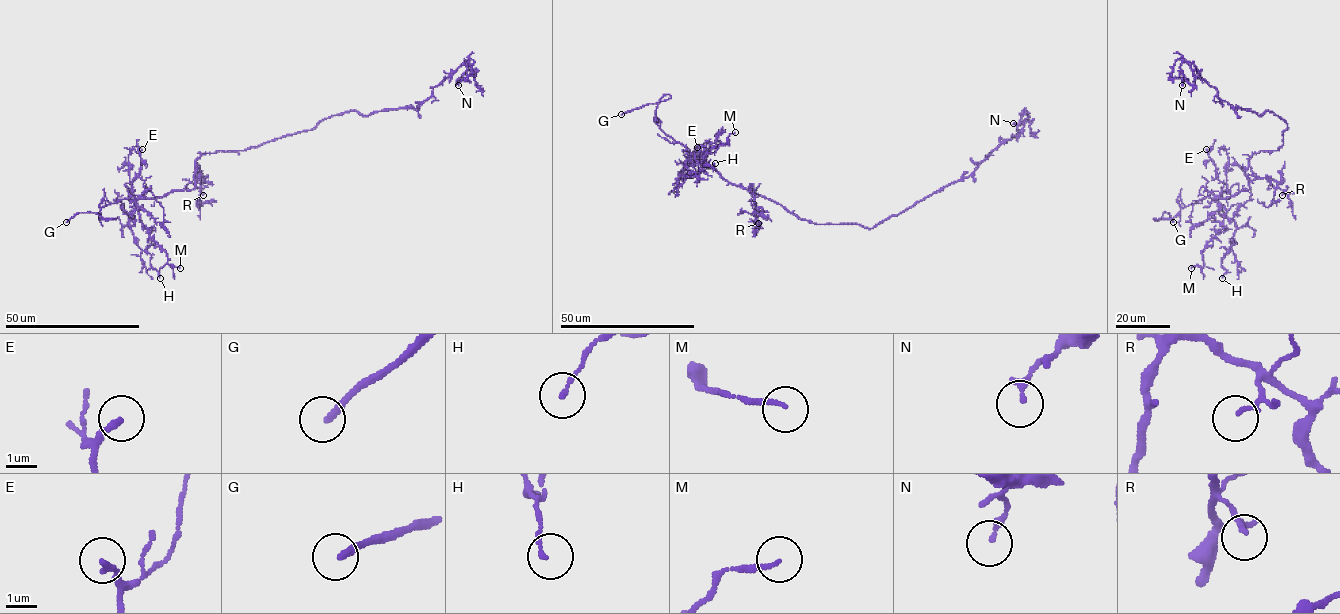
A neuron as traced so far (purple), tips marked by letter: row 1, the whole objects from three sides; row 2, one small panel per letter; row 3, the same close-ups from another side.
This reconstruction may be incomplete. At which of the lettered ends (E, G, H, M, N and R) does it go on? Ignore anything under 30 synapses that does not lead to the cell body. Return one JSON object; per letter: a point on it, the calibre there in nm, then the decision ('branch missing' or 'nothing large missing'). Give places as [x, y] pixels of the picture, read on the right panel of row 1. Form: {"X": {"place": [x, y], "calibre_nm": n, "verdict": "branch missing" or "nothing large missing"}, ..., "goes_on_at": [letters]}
{"E": {"place": [1206, 149], "calibre_nm": 200, "verdict": "nothing large missing"}, "G": {"place": [1173, 222], "calibre_nm": 240, "verdict": "branch missing"}, "H": {"place": [1222, 278], "calibre_nm": 140, "verdict": "nothing large missing"}, "M": {"place": [1191, 268], "calibre_nm": 130, "verdict": "nothing large missing"}, "N": {"place": [1182, 85], "calibre_nm": 220, "verdict": "nothing large missing"}, "R": {"place": [1282, 195], "calibre_nm": 110, "verdict": "nothing large missing"}, "goes_on_at": ["G"]}

